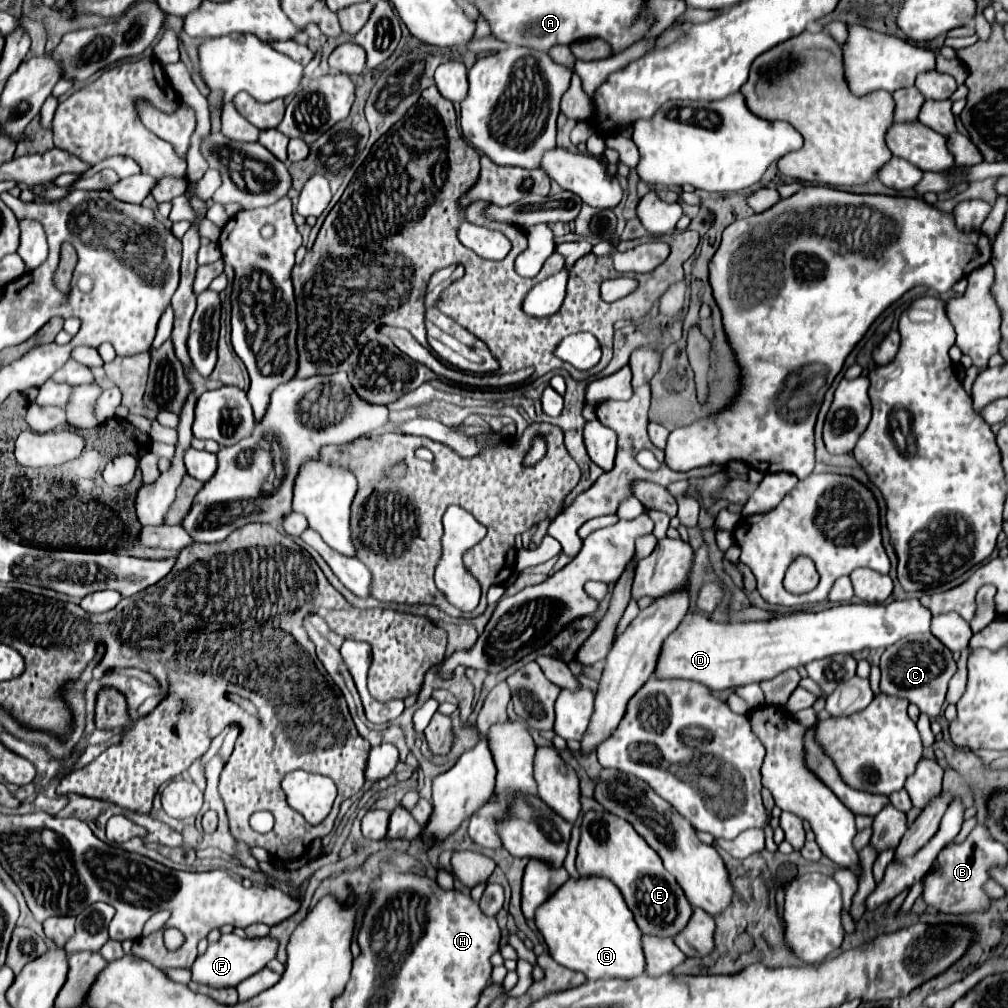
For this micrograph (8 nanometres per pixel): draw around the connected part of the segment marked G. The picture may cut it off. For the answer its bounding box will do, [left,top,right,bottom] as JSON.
[535,877,645,981]

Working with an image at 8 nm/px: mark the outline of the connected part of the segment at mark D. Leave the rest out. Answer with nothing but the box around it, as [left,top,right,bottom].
[657,599,931,689]

